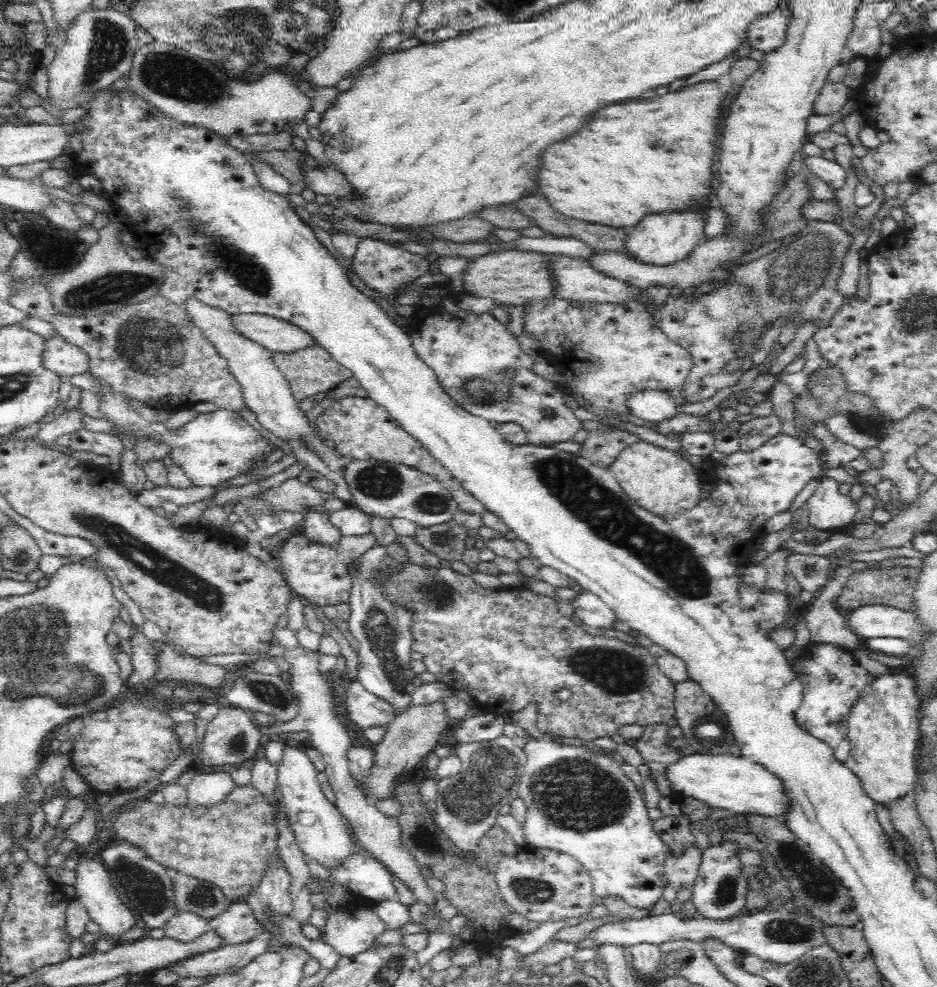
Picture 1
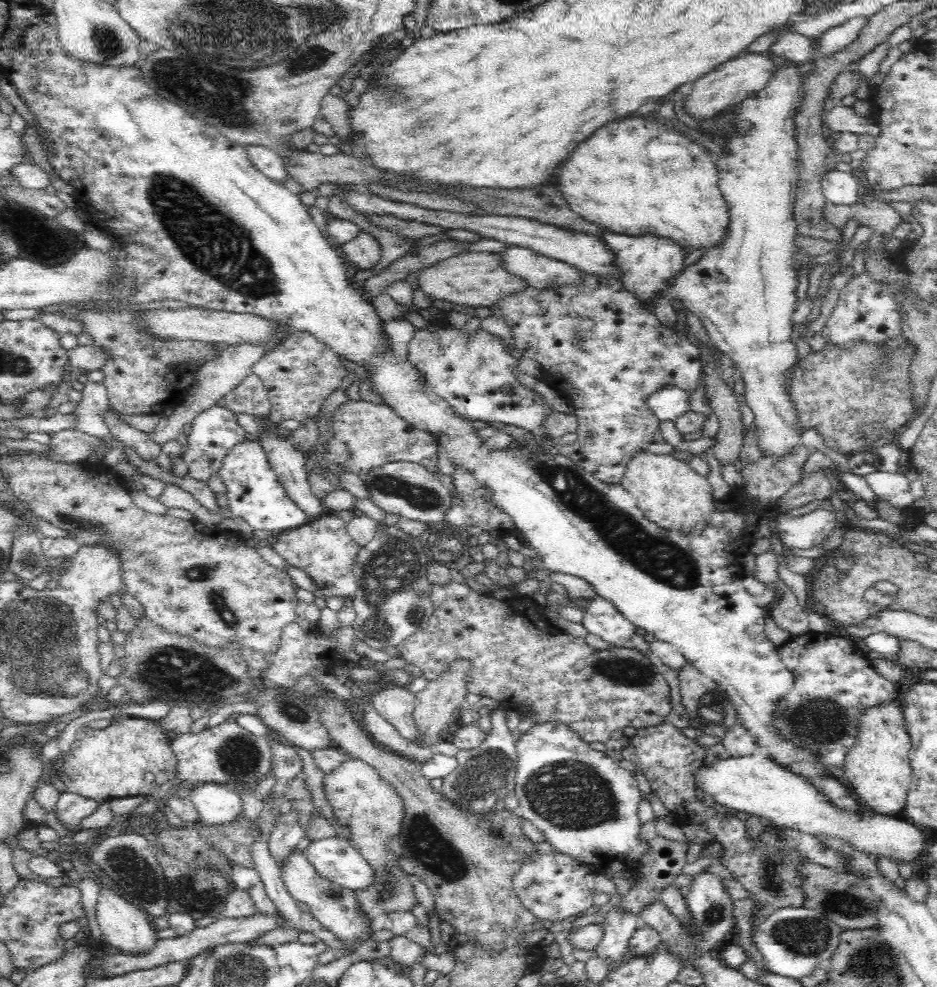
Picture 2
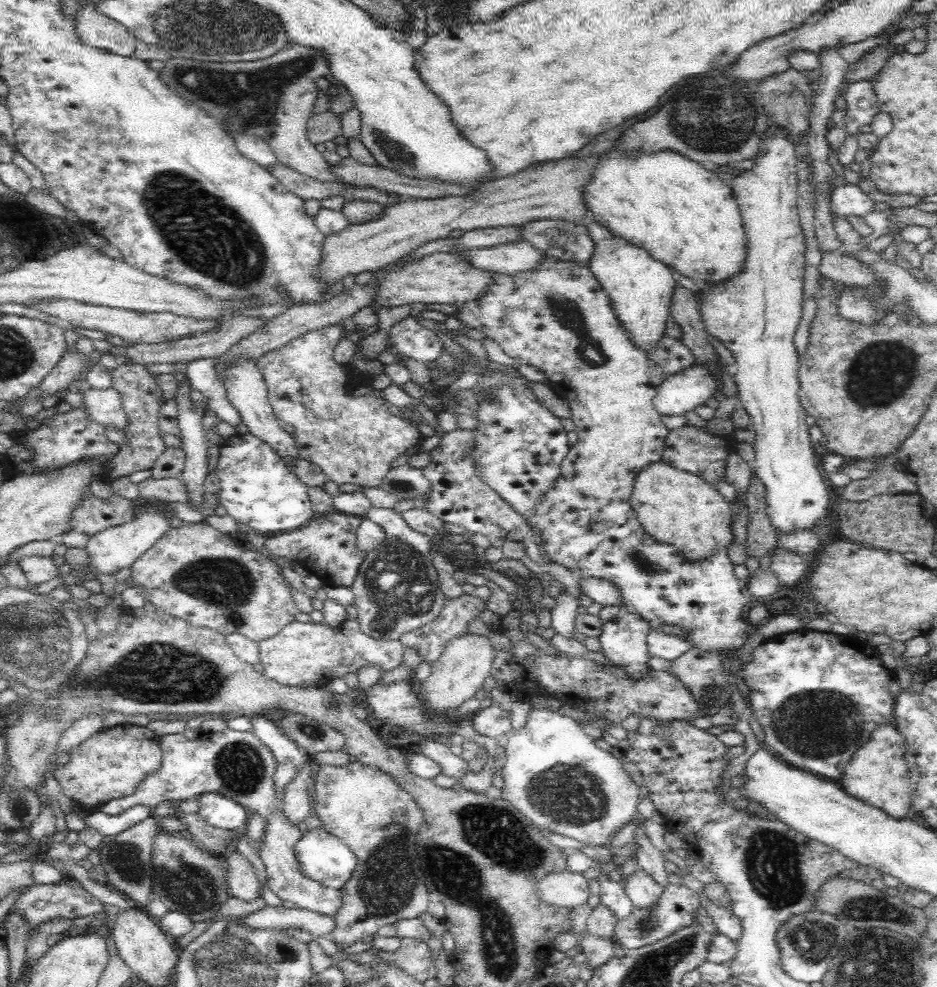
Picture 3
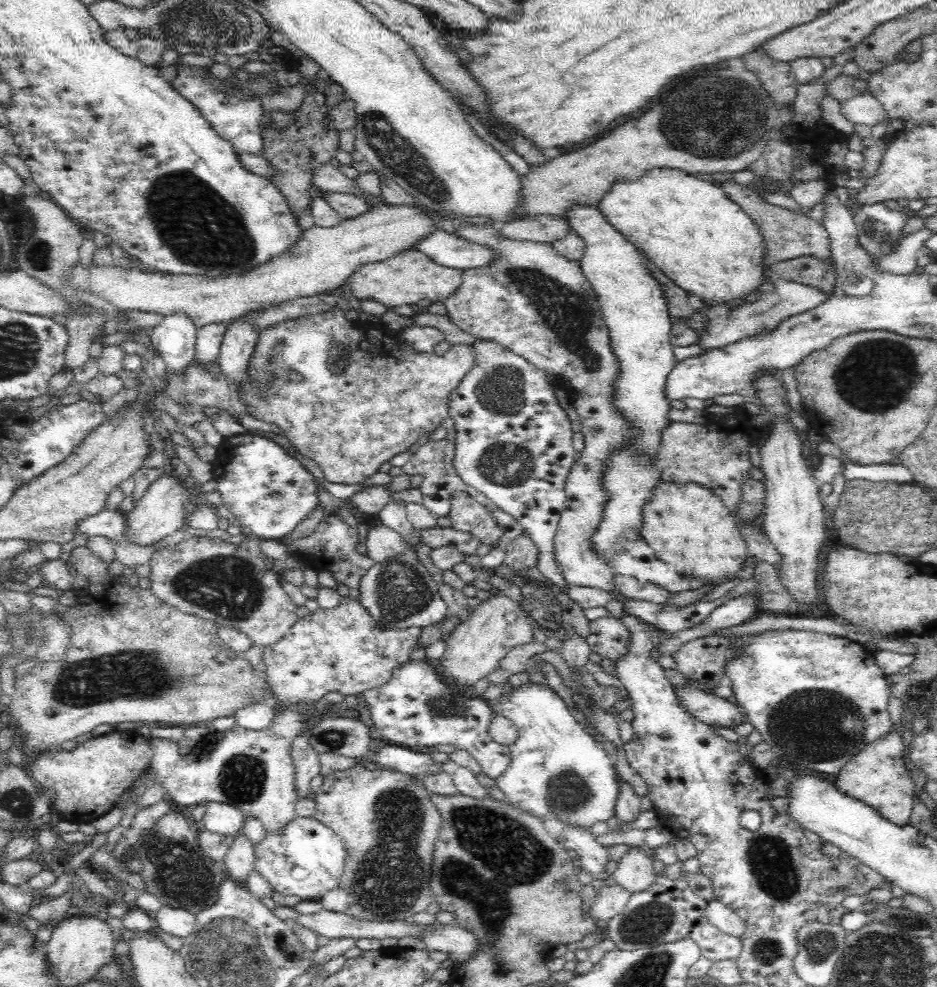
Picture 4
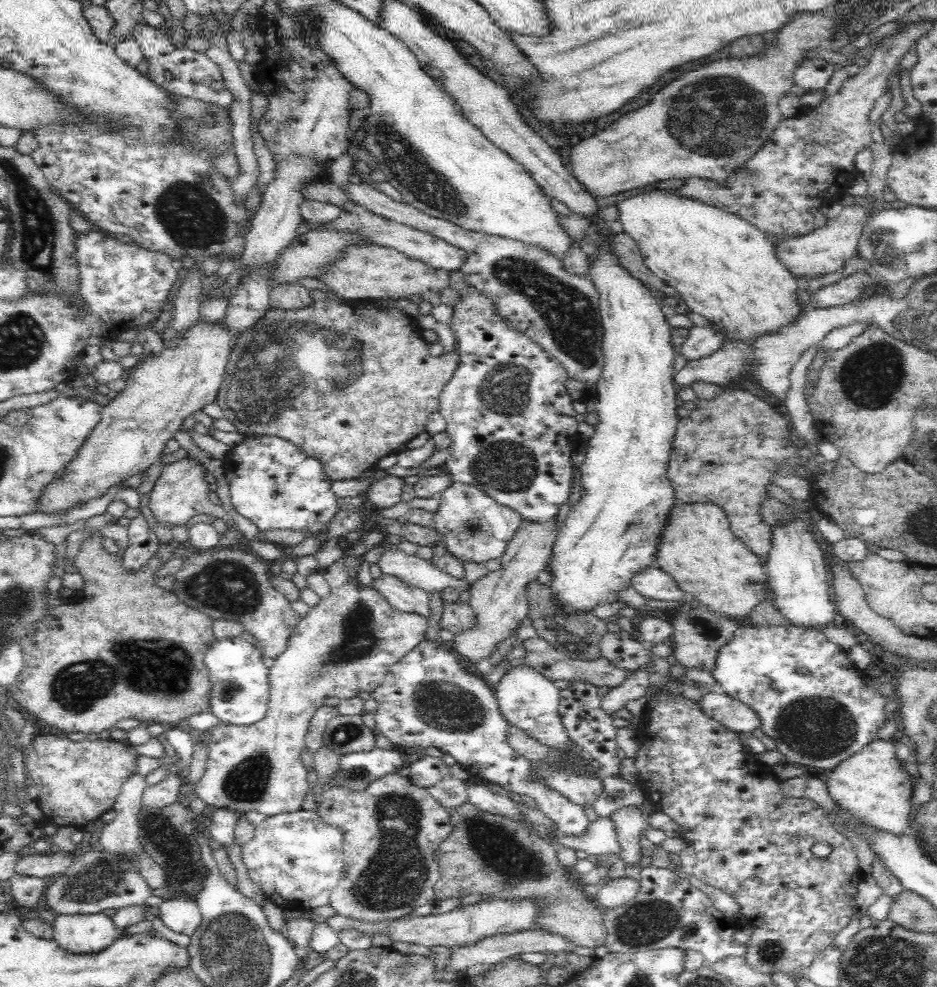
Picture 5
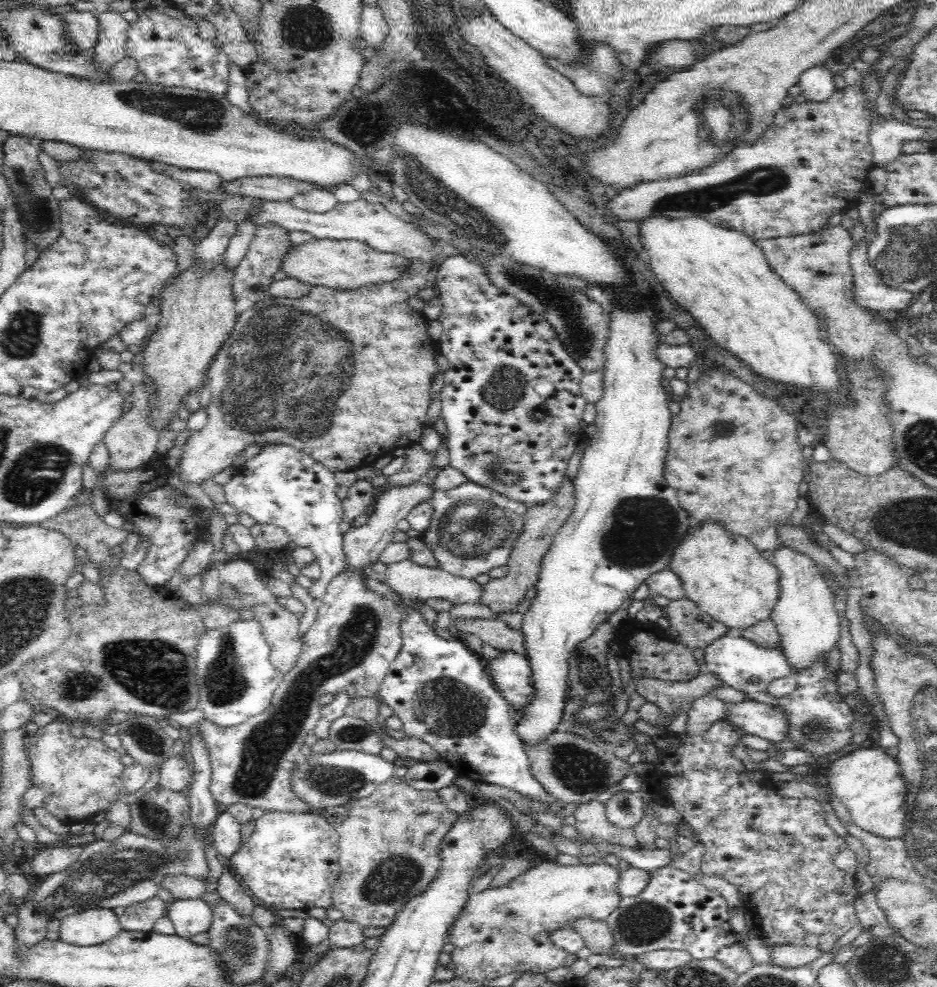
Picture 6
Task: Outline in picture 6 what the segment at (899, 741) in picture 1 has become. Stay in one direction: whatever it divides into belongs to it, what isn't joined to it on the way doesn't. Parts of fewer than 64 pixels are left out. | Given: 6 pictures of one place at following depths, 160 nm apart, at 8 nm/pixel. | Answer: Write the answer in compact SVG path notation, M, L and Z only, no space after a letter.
M859 746L835 760L828 768L827 784L830 791L849 810L854 823L880 838L903 838L907 815L907 784L900 765L880 746Z

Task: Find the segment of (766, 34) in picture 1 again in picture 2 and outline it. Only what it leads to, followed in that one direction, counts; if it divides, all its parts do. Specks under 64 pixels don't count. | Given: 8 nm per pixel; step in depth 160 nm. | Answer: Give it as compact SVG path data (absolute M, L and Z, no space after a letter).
M791 21L779 24L770 31L774 34L774 42L768 51L770 54L798 63L811 59L810 39L792 28Z

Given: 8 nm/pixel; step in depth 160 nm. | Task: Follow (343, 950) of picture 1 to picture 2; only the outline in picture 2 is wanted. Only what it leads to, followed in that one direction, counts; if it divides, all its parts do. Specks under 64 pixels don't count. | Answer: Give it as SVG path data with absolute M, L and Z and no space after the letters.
M294 848L281 876L293 899L308 905L313 918L332 933L338 943L357 947L374 935L374 922L362 909L357 893L320 876L298 848Z

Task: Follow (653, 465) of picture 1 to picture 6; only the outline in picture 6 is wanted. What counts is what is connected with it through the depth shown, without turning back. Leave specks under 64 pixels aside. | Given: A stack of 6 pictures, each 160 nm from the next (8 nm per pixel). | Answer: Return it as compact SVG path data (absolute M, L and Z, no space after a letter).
M716 520L700 521L681 536L667 566L682 583L685 597L712 618L739 633L759 620L770 619L779 599L778 573L748 539L728 531Z

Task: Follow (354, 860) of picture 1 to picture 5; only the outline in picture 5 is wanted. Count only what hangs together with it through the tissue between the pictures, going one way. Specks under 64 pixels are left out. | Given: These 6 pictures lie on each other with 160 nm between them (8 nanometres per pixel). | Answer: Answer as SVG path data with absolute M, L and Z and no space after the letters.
M302 808L265 817L254 829L252 840L242 847L241 857L250 879L266 899L284 911L304 912L329 905L330 894L344 872L343 834L326 824L317 811Z

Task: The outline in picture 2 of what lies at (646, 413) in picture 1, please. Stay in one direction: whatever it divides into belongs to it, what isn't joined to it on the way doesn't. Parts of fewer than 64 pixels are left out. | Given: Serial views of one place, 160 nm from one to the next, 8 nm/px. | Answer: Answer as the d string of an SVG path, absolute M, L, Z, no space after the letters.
M666 388L648 396L646 407L660 423L674 421L684 412L689 411L688 393L682 393L678 388Z

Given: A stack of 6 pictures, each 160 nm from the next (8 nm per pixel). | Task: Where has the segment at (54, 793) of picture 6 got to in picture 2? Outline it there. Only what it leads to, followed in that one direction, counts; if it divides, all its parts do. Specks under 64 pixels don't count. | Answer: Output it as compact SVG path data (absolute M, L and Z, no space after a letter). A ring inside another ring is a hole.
M136 717L111 719L111 724L103 729L80 727L76 731L72 750L62 754L63 770L60 773L65 791L98 802L149 795L152 788L162 786L177 773L178 759L166 734L159 721ZM146 772L154 775L152 782L144 781Z

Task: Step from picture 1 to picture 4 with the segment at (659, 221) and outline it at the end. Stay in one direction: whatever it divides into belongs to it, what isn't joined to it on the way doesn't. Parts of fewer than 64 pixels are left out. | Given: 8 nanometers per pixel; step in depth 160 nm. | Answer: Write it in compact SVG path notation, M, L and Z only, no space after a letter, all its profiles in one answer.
M576 206L568 212L566 219L570 228L586 243L580 266L596 291L604 322L608 325L612 349L619 356L622 374L617 381L617 404L628 420L641 430L641 436L633 440L626 451L615 453L608 462L604 485L611 499L592 542L603 560L609 546L620 540L629 529L640 532L641 506L652 496L652 490L660 480L654 461L660 446L660 434L671 423L667 418L671 406L664 397L664 385L675 365L673 347L669 343L674 320L667 309L662 283L654 275L655 268L644 251L616 232L596 207Z

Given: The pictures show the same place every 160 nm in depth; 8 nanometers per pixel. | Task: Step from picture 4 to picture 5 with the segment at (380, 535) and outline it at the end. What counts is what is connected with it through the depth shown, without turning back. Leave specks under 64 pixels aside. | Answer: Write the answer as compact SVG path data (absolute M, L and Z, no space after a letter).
M385 540L379 544L379 547L380 558L377 564L381 572L402 579L408 586L420 587L429 593L440 592L446 587L458 587L458 592L469 588L462 579L456 580L436 568L432 561L408 554Z

